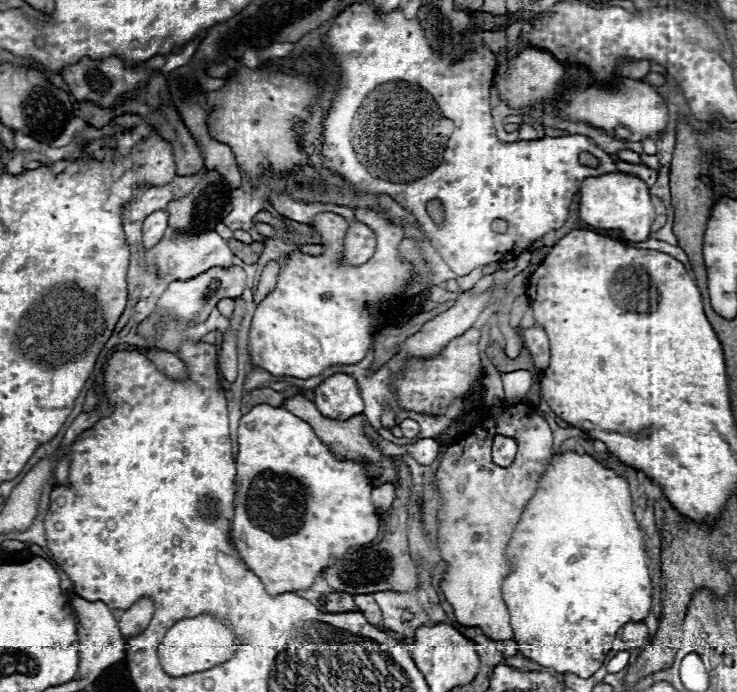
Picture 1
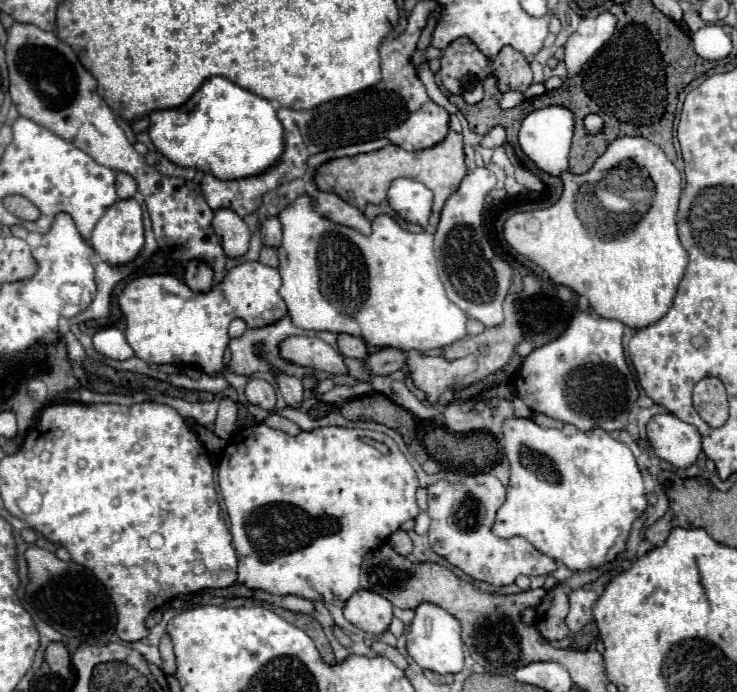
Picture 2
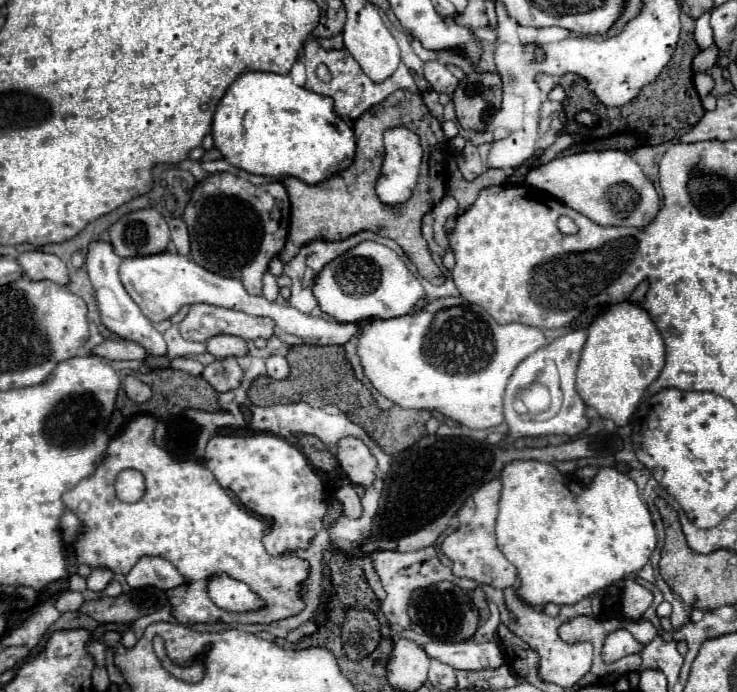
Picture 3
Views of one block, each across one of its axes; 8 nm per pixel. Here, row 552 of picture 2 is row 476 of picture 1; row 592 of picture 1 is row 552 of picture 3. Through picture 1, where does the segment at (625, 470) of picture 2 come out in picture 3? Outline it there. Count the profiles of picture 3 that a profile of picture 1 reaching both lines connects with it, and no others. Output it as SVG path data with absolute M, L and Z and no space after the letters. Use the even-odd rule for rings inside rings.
M524 460L504 466L500 480L502 496L496 520L498 548L518 570L518 596L534 608L544 608L548 602L558 606L576 604L582 598L636 574L656 548L654 522L634 480L614 468L600 468L592 484L580 486L574 478L560 474L552 464Z

